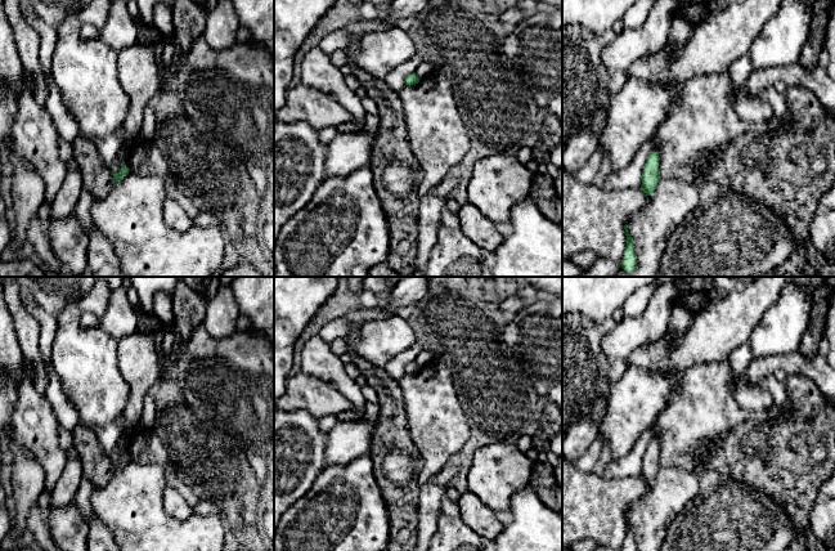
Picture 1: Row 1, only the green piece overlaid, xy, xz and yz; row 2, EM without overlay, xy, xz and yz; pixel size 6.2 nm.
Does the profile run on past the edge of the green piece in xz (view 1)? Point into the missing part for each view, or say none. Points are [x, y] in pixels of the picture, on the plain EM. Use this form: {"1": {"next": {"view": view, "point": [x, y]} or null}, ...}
{"1": {"next": null}}

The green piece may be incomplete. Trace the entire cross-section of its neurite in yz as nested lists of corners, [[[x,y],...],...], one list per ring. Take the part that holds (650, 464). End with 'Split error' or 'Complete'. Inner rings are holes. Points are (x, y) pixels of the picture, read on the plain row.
[[[651,440],[643,454],[641,478],[646,484],[651,484],[654,481],[660,469],[659,442],[660,440]]]. Complete

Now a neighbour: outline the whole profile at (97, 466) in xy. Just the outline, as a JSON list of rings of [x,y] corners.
[[[80,424],[71,436],[71,445],[82,463],[82,476],[86,476],[95,489],[107,485],[113,476],[113,463],[103,452],[96,433]]]

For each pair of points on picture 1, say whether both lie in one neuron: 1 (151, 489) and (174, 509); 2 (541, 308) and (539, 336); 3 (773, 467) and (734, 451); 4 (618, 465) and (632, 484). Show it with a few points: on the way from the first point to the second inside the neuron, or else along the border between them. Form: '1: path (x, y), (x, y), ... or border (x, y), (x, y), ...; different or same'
1: border (166, 485), (164, 507), (176, 518), (187, 519); different
2: path (541, 314), (541, 330); same
3: path (763, 466), (752, 455), (744, 455); same
4: border (601, 475), (605, 478), (640, 476); different

